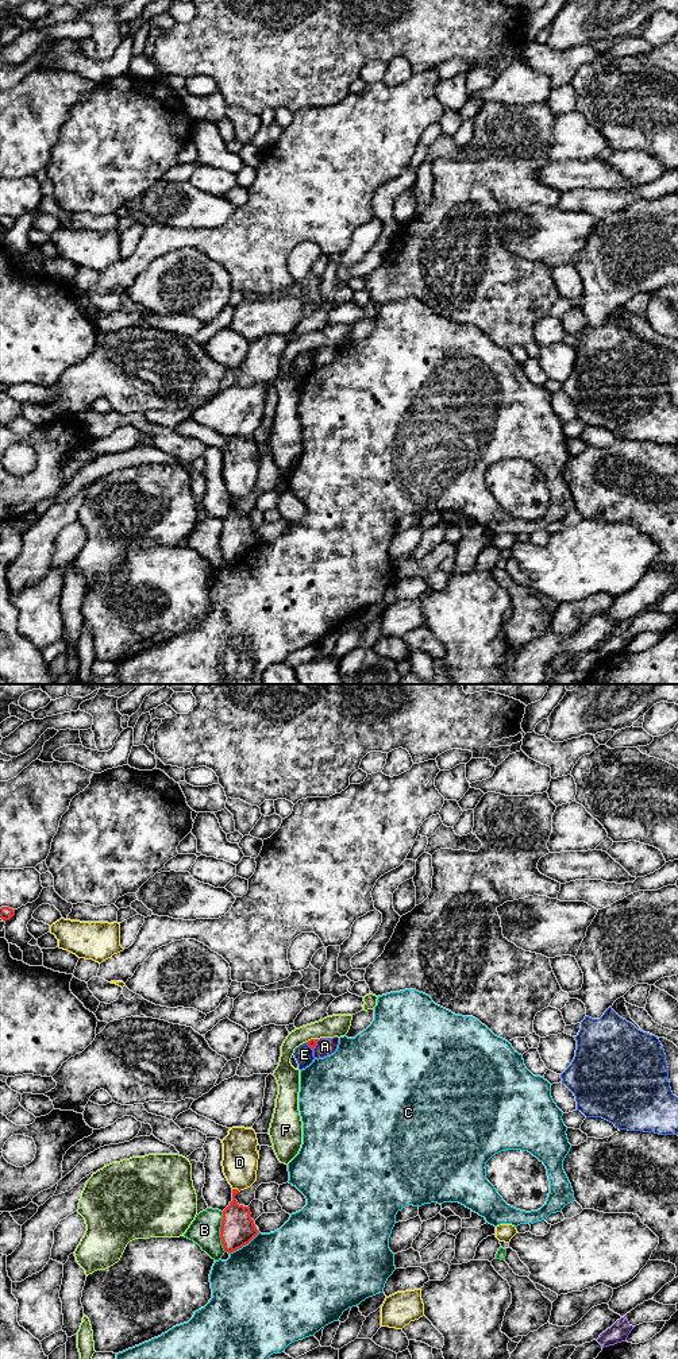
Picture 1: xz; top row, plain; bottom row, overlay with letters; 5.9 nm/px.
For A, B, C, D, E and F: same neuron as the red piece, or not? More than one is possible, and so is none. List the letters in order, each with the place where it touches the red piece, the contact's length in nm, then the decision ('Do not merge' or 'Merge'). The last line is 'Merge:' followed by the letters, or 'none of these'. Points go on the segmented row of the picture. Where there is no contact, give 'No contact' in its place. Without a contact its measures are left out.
A: Touches red at xz (315, 1045). Shared border 70 nm. Do not merge
B: Touches red at xz (220, 1232). Shared border 240 nm. Do not merge
C: Touches red at xz (245, 1244). Shared border 220 nm. Do not merge
D: Touches red at xz (237, 1189). Shared border 50 nm. Do not merge
E: Touches red at xz (308, 1045). Shared border 70 nm. Do not merge
F: Touches red at xz (311, 1039). Shared border 70 nm. Do not merge
Merge: none of these

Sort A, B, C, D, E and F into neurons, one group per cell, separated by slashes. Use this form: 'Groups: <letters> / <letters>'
Groups: A / B / C / D / E / F

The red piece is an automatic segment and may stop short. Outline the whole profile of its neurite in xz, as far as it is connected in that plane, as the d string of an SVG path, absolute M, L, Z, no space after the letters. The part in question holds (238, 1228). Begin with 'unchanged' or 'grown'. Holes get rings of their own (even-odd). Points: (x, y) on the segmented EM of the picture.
unchanged; M232 1189L232 1201L223 1211L220 1227L221 1244L226 1252L231 1254L249 1244L258 1233L250 1208L239 1205L235 1196L238 1189Z

